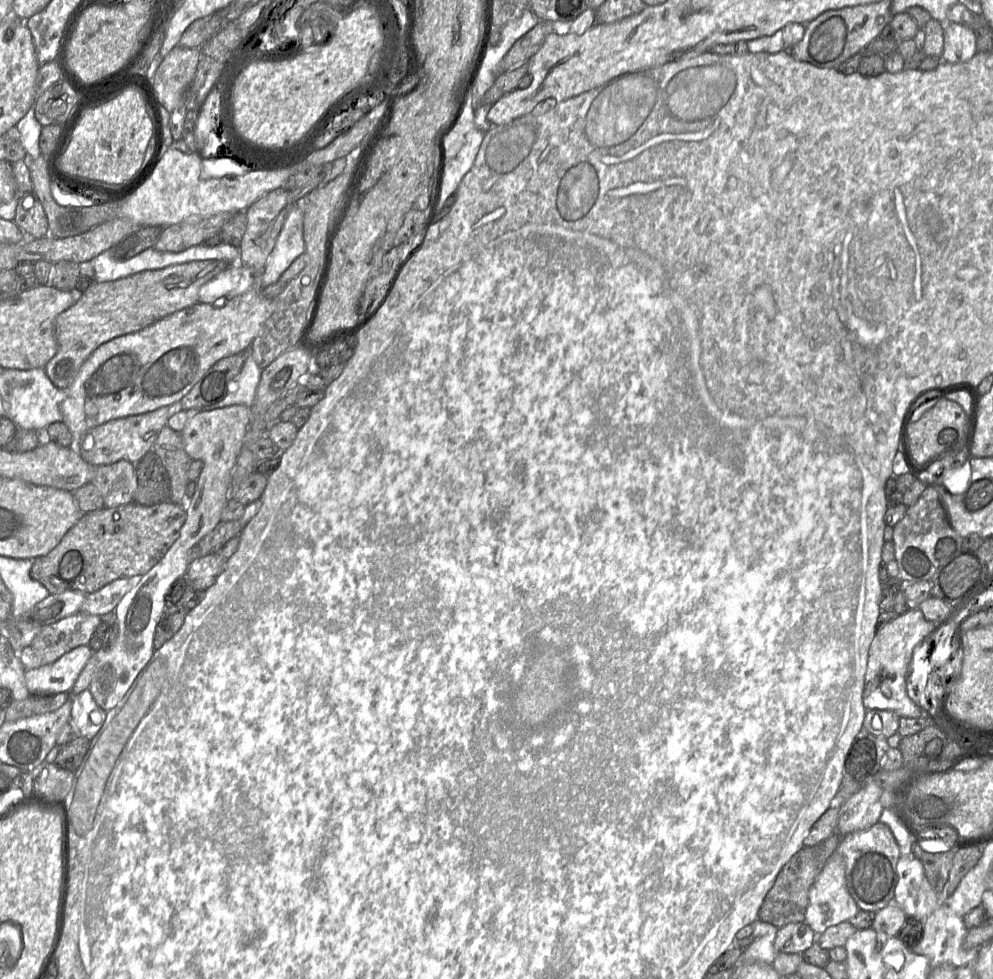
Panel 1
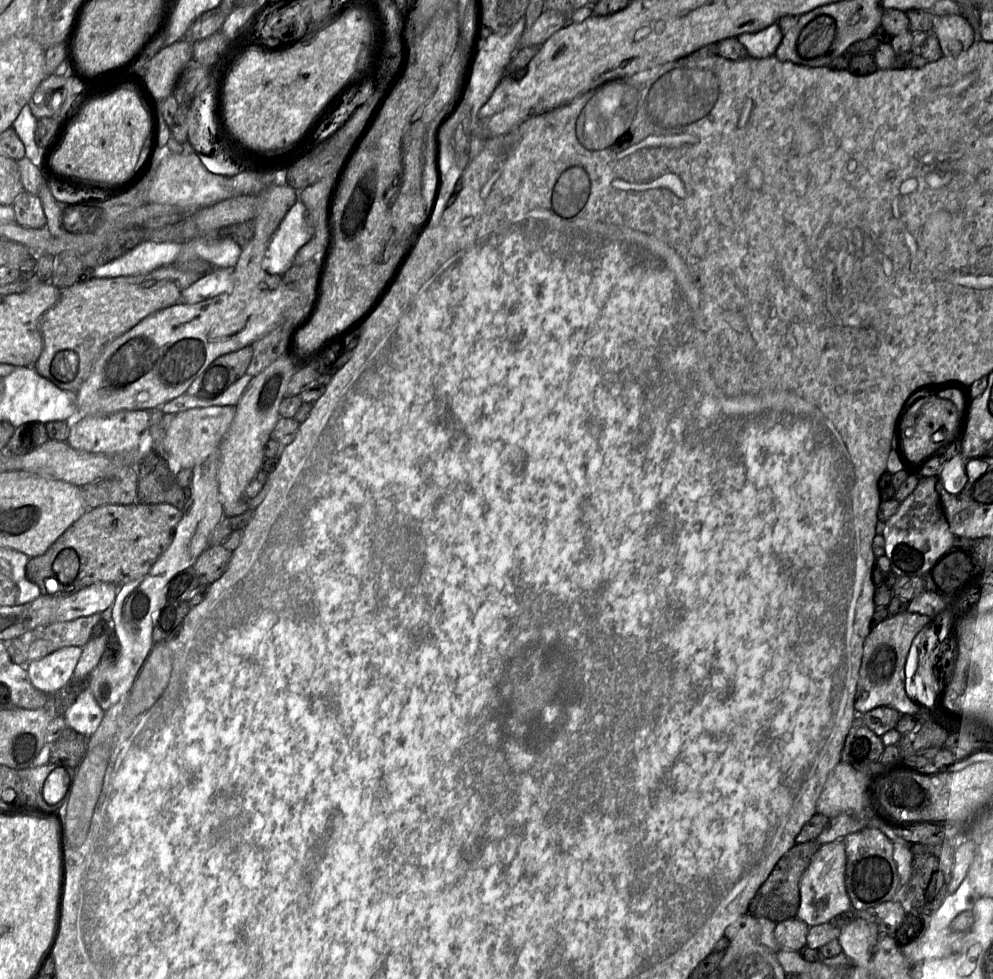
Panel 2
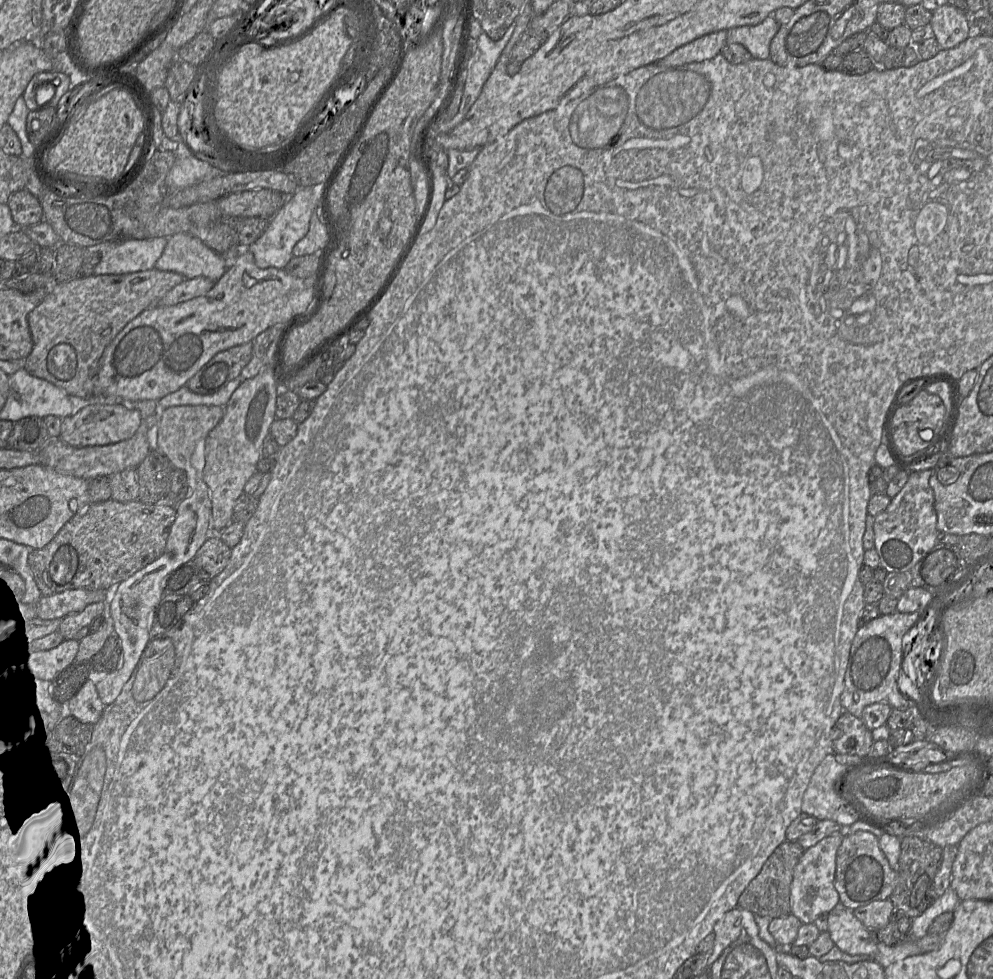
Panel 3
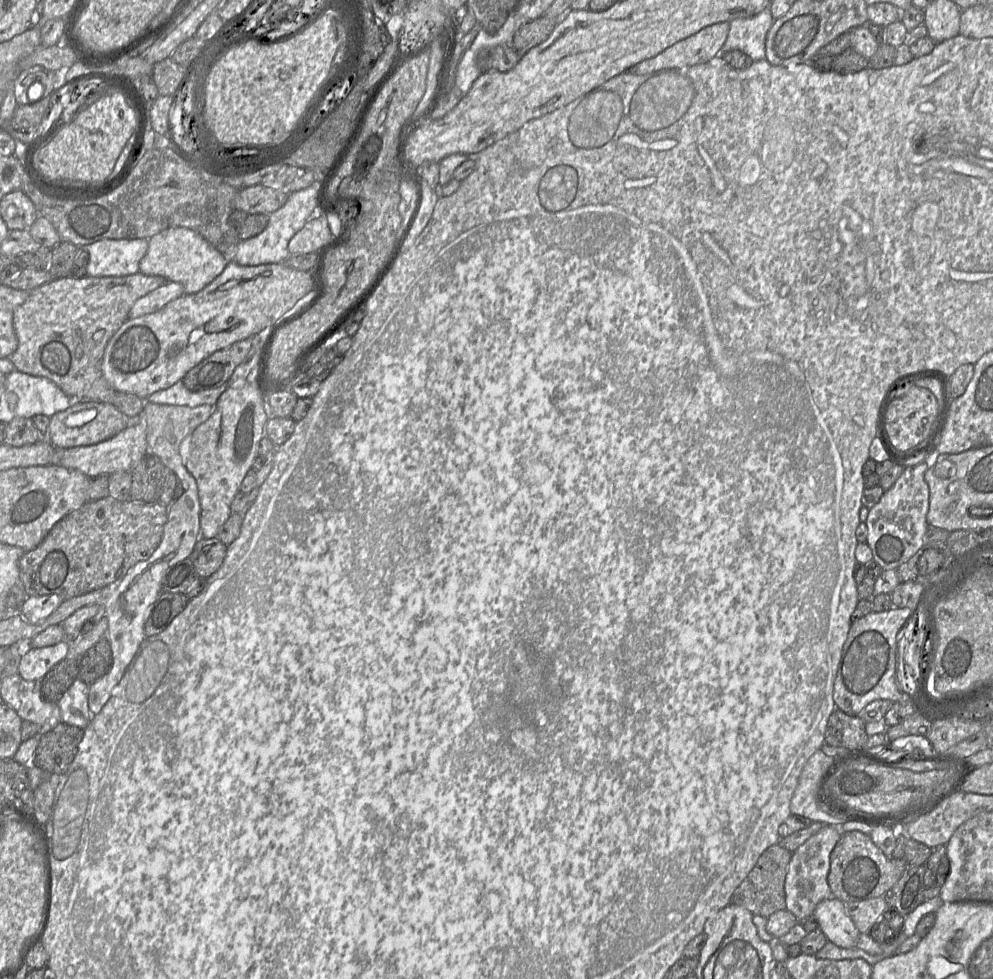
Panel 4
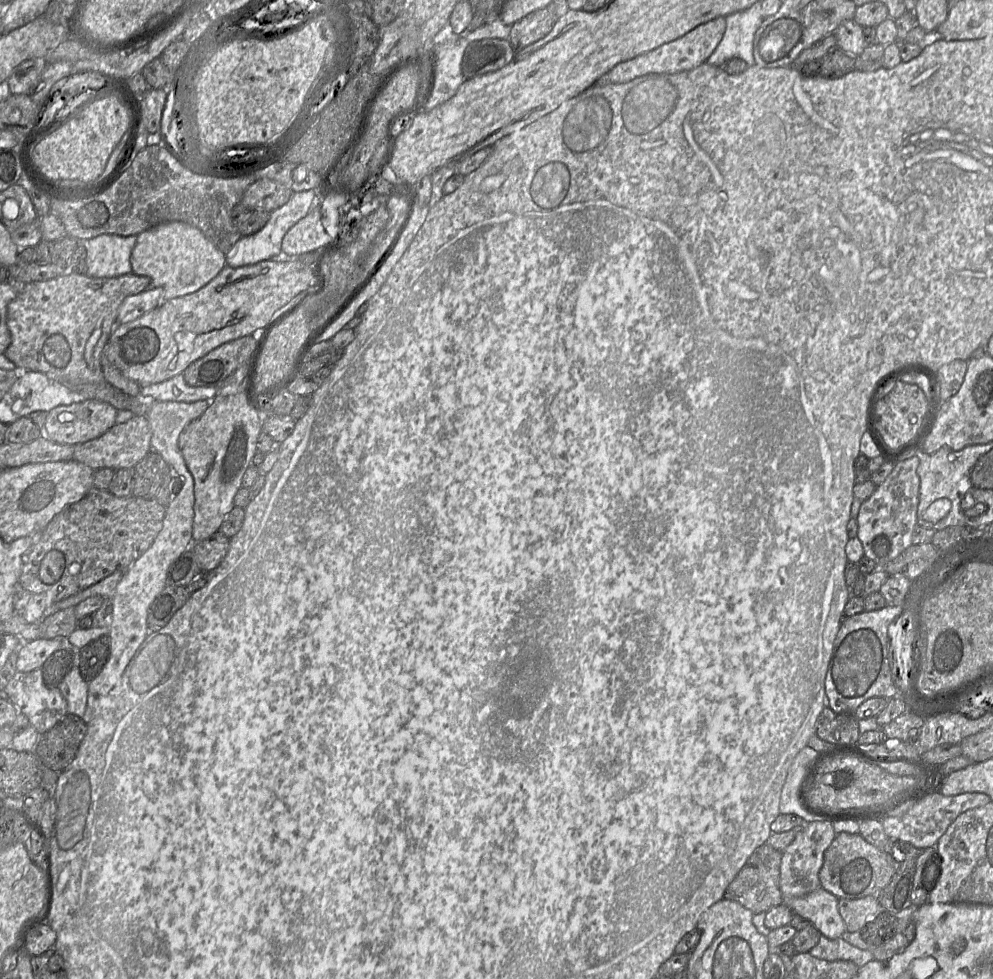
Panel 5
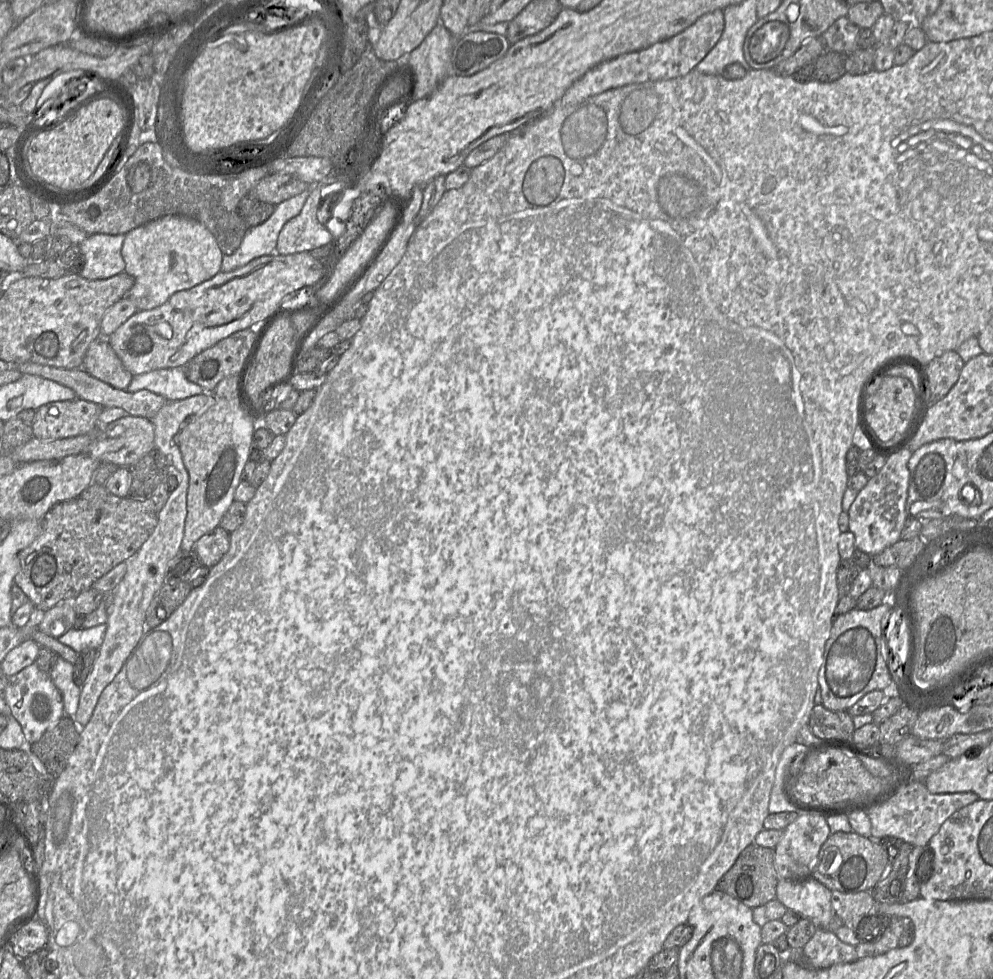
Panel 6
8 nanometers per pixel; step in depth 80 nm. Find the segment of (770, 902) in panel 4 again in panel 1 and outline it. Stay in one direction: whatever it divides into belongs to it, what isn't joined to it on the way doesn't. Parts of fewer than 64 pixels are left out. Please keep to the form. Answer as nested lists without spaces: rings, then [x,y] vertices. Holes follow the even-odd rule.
[[[837,833],[818,845],[804,847],[782,867],[759,909],[759,920],[778,929],[791,923],[805,922],[809,890],[832,854],[838,849],[841,836]]]

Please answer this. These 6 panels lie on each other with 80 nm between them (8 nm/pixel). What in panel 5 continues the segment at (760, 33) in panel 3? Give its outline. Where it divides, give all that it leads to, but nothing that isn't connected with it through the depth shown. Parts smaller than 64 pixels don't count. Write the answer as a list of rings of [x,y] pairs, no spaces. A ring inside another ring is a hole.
[[[755,2],[745,10],[725,16],[726,30],[706,63],[718,67],[731,58],[743,59],[748,67],[755,65],[753,43],[755,33],[765,19],[761,2]]]

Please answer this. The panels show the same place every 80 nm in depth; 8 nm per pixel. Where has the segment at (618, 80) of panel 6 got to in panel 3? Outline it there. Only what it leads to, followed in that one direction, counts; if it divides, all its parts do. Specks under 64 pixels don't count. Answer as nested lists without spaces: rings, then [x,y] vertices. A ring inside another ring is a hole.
[[[719,30],[701,36],[671,52],[663,59],[653,63],[666,67],[678,67],[712,59],[726,44],[727,30]]]

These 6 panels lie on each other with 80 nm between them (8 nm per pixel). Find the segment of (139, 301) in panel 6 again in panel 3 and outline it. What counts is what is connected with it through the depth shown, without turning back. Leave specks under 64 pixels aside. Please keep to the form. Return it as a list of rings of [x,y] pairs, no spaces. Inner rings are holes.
[[[178,233],[168,238],[154,268],[181,274],[185,279],[206,277],[217,282],[228,269],[228,262],[200,239]]]

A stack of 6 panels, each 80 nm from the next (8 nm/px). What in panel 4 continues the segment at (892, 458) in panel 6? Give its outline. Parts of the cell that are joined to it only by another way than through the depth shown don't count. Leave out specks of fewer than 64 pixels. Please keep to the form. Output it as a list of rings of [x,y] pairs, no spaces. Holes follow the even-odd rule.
[[[926,463],[905,467],[894,485],[884,491],[880,500],[868,511],[866,543],[872,550],[875,564],[883,570],[896,570],[925,545],[930,498],[924,477],[927,469]]]

